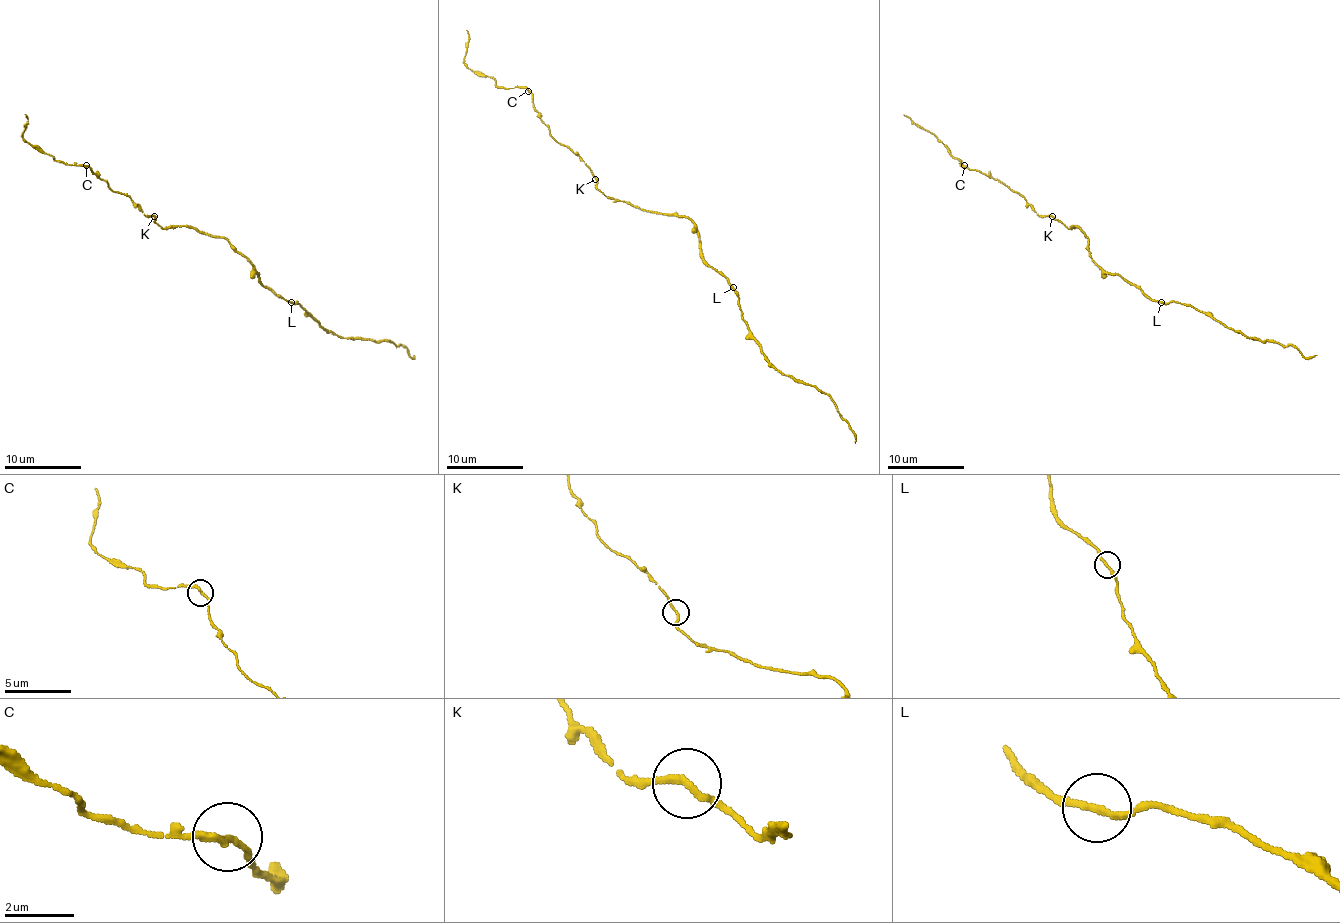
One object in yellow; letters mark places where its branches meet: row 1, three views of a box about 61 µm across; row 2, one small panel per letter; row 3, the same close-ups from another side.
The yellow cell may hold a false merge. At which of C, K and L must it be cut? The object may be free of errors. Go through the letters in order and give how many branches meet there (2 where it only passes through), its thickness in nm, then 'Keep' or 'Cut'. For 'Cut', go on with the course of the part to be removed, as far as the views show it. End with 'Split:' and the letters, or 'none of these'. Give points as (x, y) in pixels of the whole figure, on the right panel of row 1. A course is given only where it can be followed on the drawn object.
C: Branches: 2. Thickness 200 nm. Keep
K: Branches: 2. Thickness 180 nm. Keep
L: Branches: 2. Thickness 200 nm. Keep
Split: none of these

